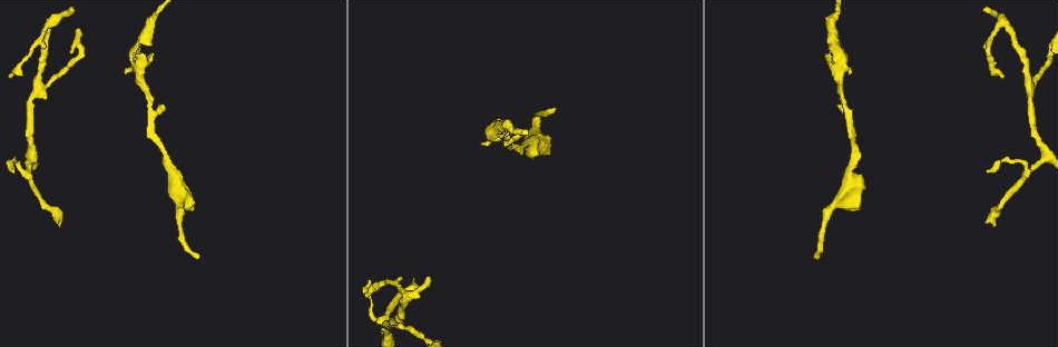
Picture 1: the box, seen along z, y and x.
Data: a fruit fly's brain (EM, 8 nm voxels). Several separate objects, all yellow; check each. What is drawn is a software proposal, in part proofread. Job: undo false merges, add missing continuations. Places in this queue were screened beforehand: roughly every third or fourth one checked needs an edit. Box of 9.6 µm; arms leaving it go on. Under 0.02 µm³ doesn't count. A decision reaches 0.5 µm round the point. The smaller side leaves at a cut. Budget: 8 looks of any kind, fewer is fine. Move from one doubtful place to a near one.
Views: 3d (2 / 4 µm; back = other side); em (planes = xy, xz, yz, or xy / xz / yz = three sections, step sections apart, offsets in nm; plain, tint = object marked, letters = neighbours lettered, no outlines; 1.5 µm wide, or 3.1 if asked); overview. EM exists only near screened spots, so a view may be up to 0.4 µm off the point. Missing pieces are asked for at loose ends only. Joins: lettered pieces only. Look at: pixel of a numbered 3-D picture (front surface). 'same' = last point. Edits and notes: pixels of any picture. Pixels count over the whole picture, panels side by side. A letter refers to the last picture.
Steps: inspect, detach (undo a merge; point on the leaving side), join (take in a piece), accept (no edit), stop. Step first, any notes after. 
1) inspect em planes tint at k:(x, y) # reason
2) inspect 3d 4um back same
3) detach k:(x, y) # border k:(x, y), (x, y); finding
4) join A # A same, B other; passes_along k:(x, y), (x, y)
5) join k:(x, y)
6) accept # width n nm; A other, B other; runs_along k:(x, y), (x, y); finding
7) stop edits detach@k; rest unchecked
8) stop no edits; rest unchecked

inspect em xy step 4 letters at 1:(553, 107) # tapers out

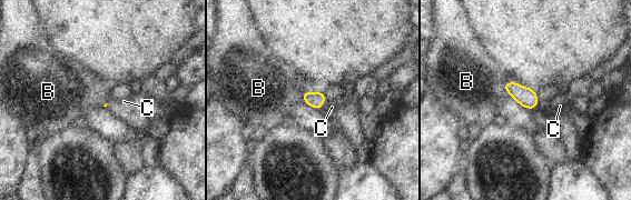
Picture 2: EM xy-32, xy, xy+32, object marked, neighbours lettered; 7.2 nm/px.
join C # longest_contact B 180 nm; B other, C same; the neuron continues

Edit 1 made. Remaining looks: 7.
inspect overview

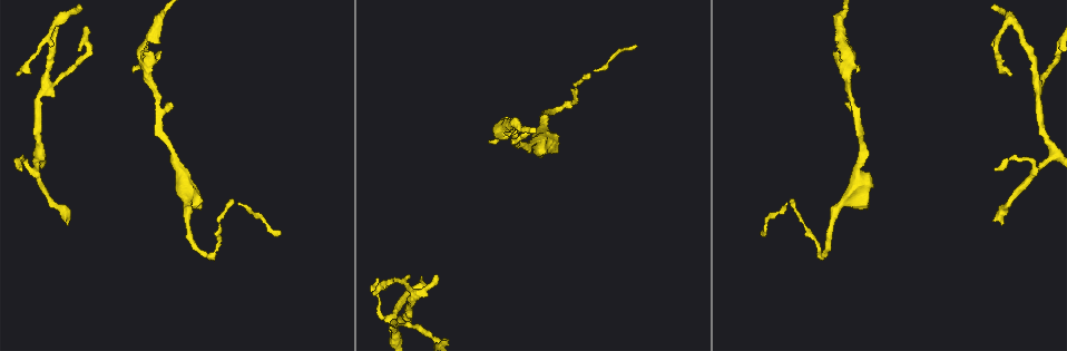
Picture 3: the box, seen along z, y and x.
inspect em xy step 8 letters at 3:(67, 221) # an open end

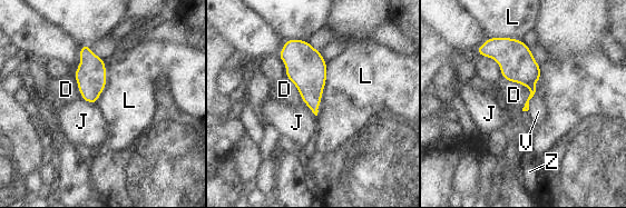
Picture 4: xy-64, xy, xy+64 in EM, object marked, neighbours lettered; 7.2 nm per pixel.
inspect em planes letters same # cut it another way

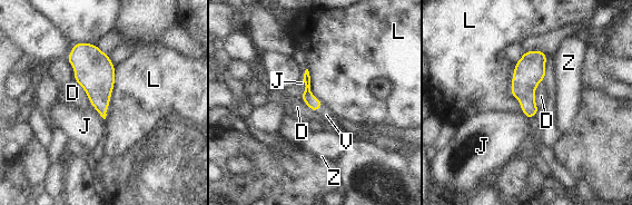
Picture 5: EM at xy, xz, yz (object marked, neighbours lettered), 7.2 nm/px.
join V # D other, J other, L other, V same, Z other; passes_along 5:(524, 81), (533, 114), (535, 118); the neuron continues

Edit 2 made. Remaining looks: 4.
inspect overview

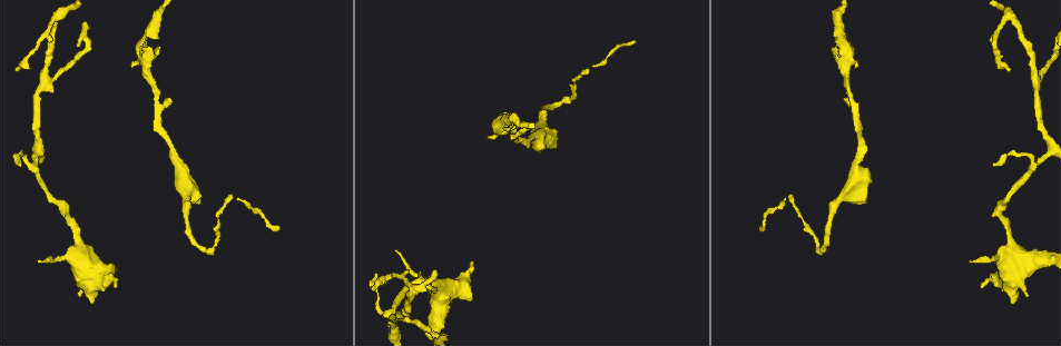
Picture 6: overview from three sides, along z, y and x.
inspect em planes letters at 6:(374, 289) # branch stops here

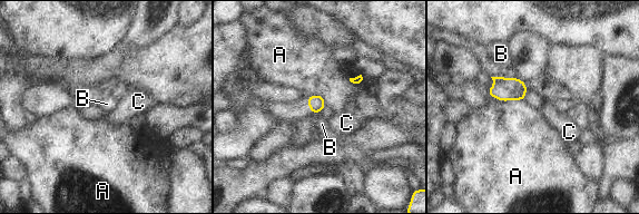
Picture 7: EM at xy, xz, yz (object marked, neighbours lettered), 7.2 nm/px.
accept # A other, B other, C other; border 7:(318, 112), (312, 115); none of them fits

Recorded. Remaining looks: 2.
stop edits join@2, join@5; rest unchecked

